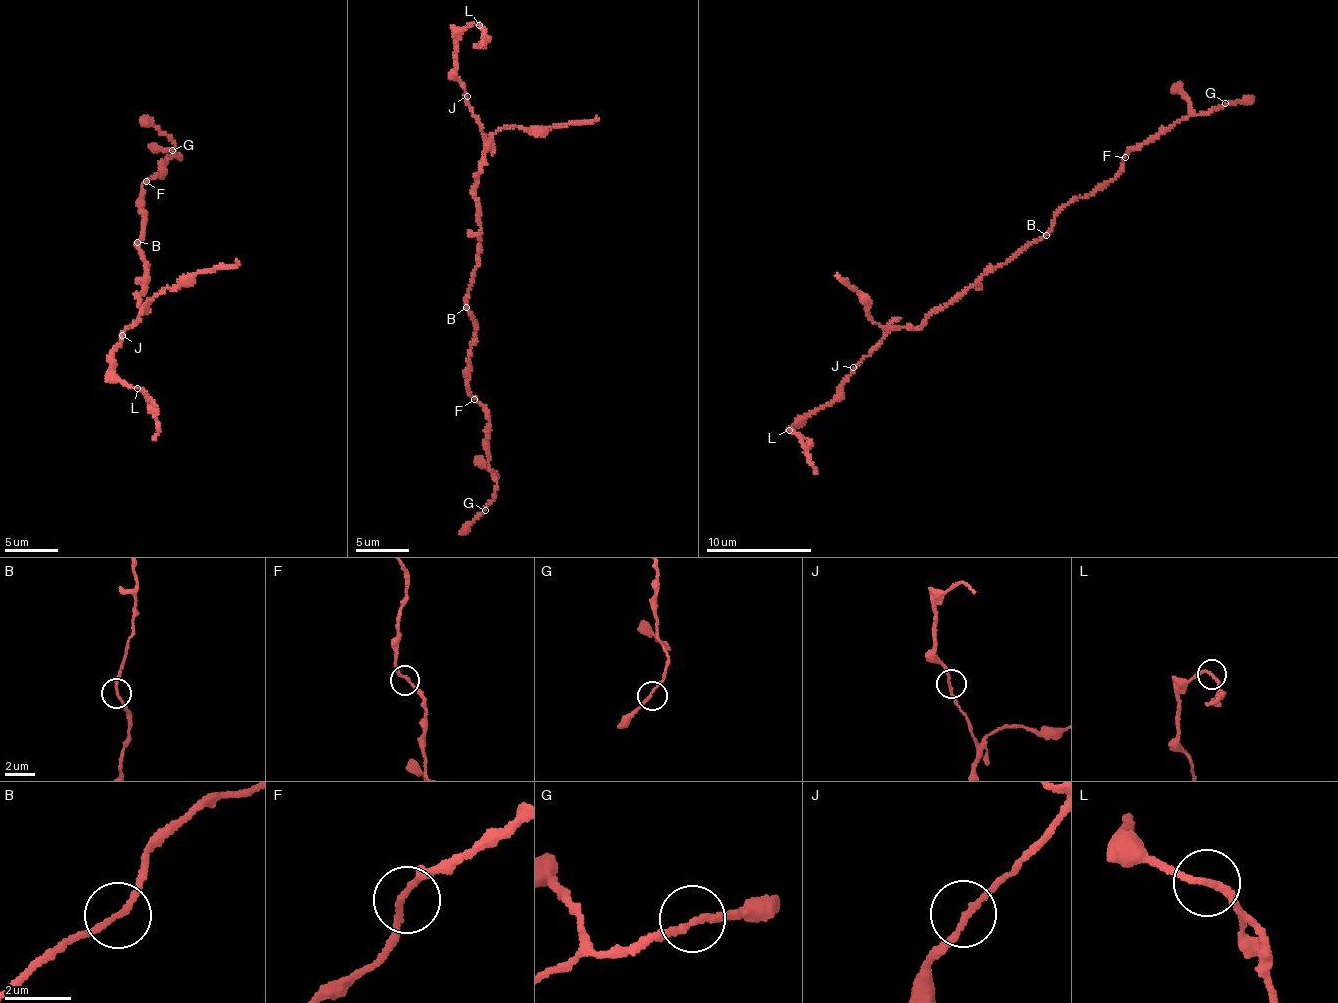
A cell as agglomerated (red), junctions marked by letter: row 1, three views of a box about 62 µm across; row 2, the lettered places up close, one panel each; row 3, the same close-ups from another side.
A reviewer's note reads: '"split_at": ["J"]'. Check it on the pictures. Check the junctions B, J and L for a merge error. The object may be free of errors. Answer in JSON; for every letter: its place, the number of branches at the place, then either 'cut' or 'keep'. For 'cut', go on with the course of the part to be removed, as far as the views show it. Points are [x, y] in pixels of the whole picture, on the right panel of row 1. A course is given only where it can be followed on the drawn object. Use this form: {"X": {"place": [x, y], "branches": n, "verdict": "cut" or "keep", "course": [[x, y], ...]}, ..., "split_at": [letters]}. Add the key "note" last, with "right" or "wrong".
{"B": {"place": [1046, 235], "branches": 2, "verdict": "keep"}, "J": {"place": [853, 367], "branches": 2, "verdict": "keep"}, "L": {"place": [789, 430], "branches": 2, "verdict": "keep"}, "split_at": [], "note": "wrong"}

